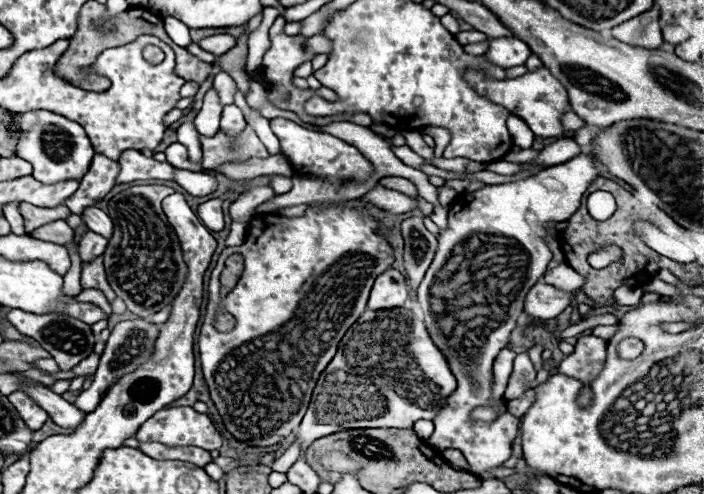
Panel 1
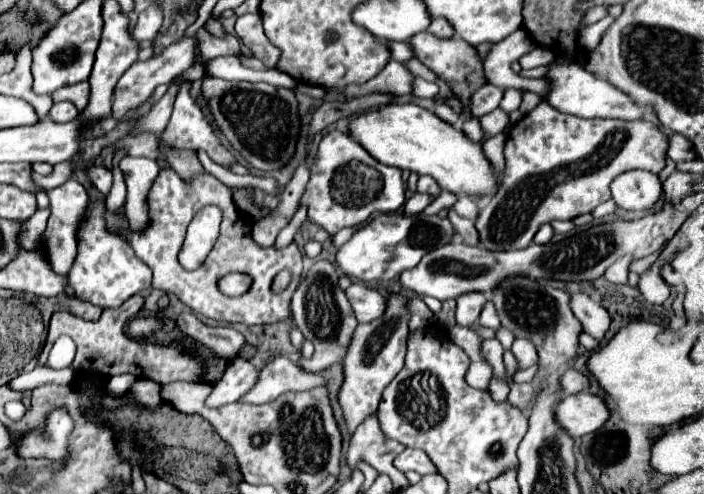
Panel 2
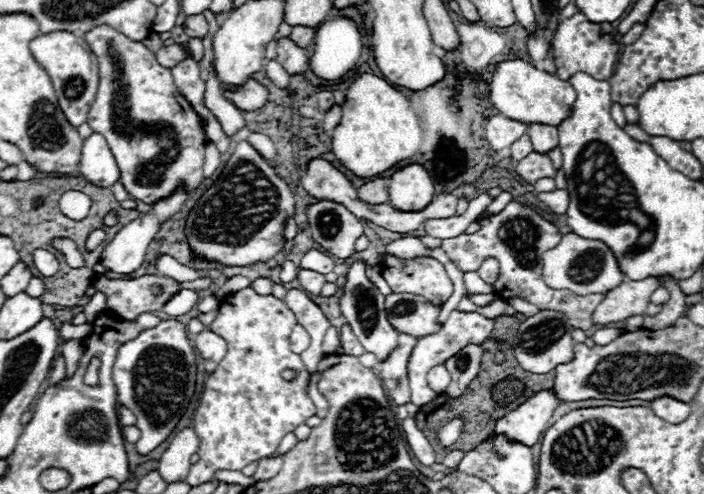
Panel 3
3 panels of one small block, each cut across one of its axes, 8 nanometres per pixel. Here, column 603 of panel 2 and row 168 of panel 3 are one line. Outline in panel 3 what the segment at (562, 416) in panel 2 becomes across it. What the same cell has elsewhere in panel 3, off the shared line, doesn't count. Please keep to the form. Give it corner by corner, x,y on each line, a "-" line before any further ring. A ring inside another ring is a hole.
408,164
390,176
390,204
398,210
422,210
434,196
434,184
422,164

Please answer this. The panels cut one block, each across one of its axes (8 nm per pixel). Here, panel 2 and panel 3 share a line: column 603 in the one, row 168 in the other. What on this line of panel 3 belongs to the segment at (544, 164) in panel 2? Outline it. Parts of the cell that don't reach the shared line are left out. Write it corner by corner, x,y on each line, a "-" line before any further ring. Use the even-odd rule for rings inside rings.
110,26
92,28
84,40
100,66
100,86
88,112
88,126
106,138
126,192
148,206
174,194
180,184
194,192
204,180
202,166
208,140
200,116
176,90
172,72
160,66
142,42
132,42

